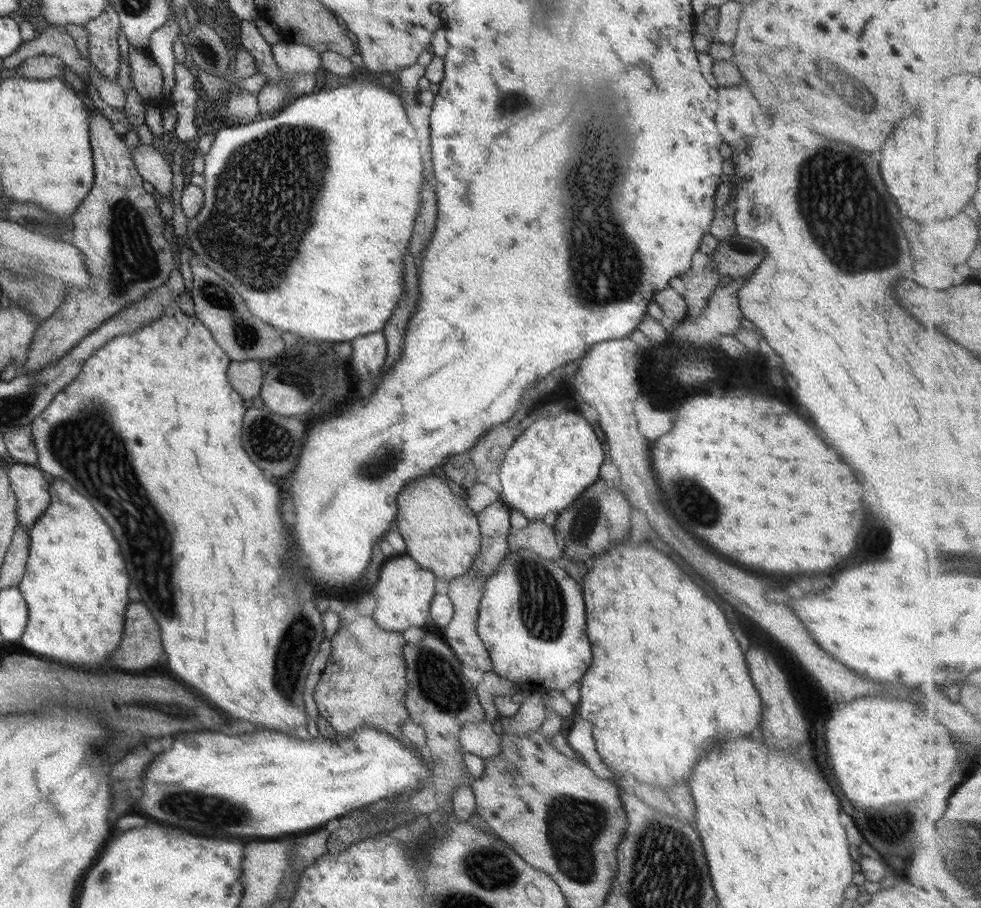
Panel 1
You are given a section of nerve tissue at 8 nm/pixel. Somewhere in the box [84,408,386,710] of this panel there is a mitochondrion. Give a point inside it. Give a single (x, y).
(296, 645)

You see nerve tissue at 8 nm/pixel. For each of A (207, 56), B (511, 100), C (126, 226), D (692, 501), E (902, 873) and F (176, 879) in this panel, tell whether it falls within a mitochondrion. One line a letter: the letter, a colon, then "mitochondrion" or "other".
A: mitochondrion
B: mitochondrion
C: mitochondrion
D: mitochondrion
E: other
F: other

